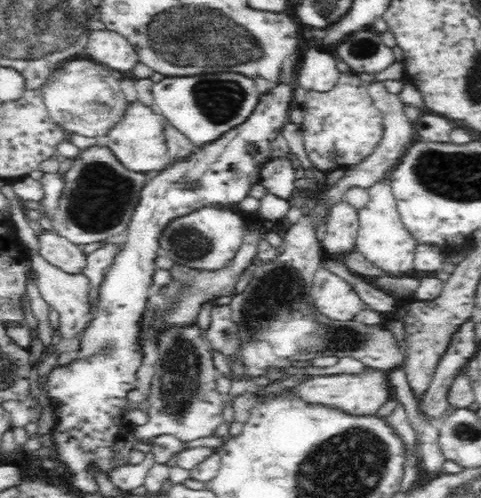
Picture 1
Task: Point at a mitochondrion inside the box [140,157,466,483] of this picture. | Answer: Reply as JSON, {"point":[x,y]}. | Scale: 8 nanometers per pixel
{"point":[181,366]}

